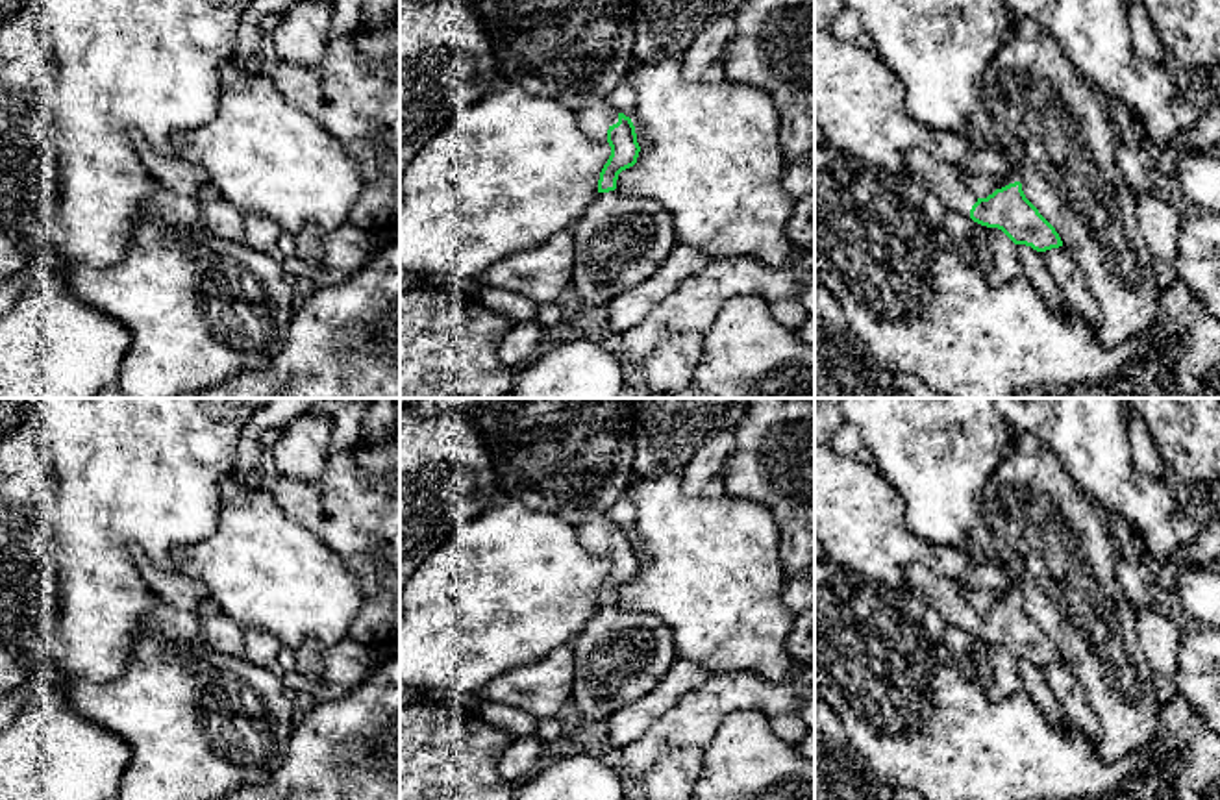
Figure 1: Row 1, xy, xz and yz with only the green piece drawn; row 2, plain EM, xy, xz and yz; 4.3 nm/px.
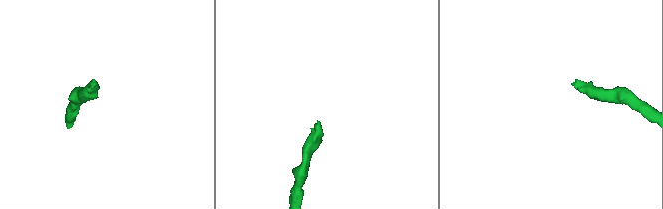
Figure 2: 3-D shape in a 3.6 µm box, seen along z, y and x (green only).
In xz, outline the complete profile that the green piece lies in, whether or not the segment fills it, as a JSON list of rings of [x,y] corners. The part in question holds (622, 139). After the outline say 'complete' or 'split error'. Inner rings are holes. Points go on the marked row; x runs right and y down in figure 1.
[[[596,102],[576,111],[578,126],[596,141],[607,141],[611,156],[598,180],[598,193],[616,189],[618,174],[637,163],[641,146],[629,117],[607,102]]] | split error

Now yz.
[[[920,150],[909,152],[909,172],[924,180],[944,209],[957,211],[981,226],[998,228],[1015,244],[1026,244],[1037,252],[1063,246],[1055,228],[1026,198],[1020,181],[996,189],[987,198],[977,198],[957,167]]] | split error

